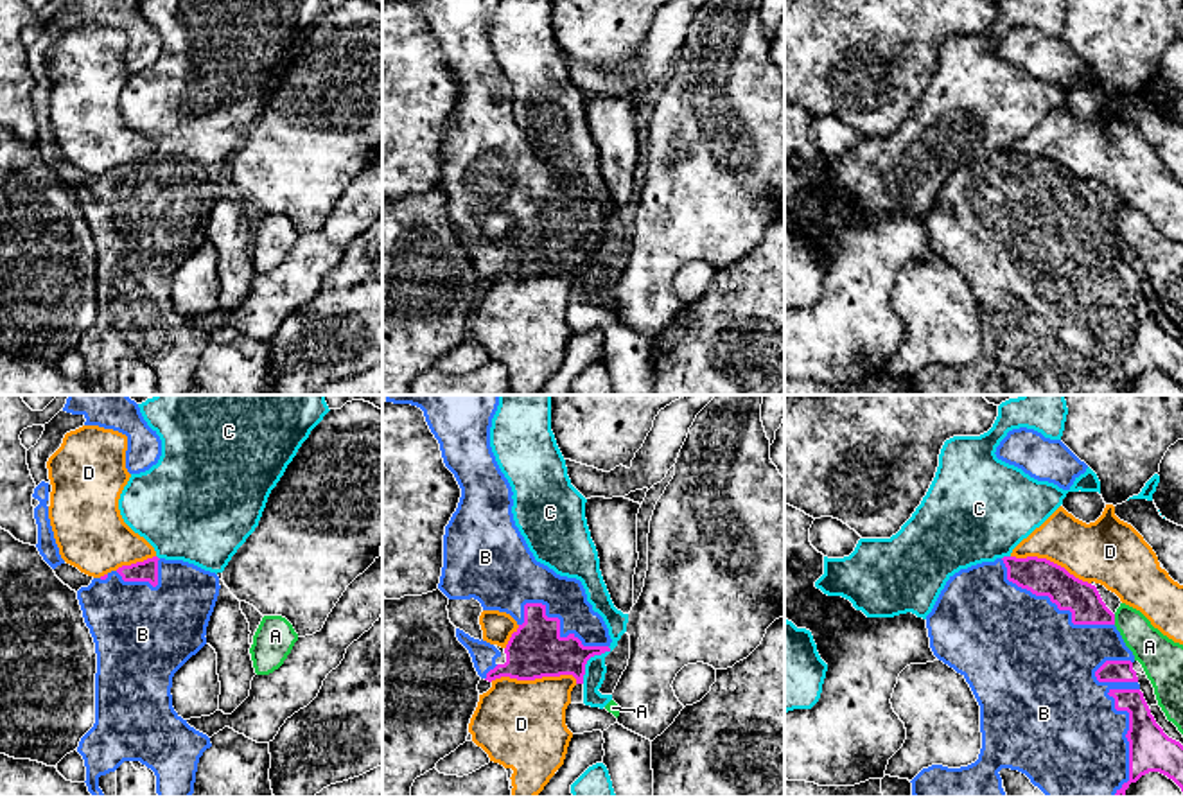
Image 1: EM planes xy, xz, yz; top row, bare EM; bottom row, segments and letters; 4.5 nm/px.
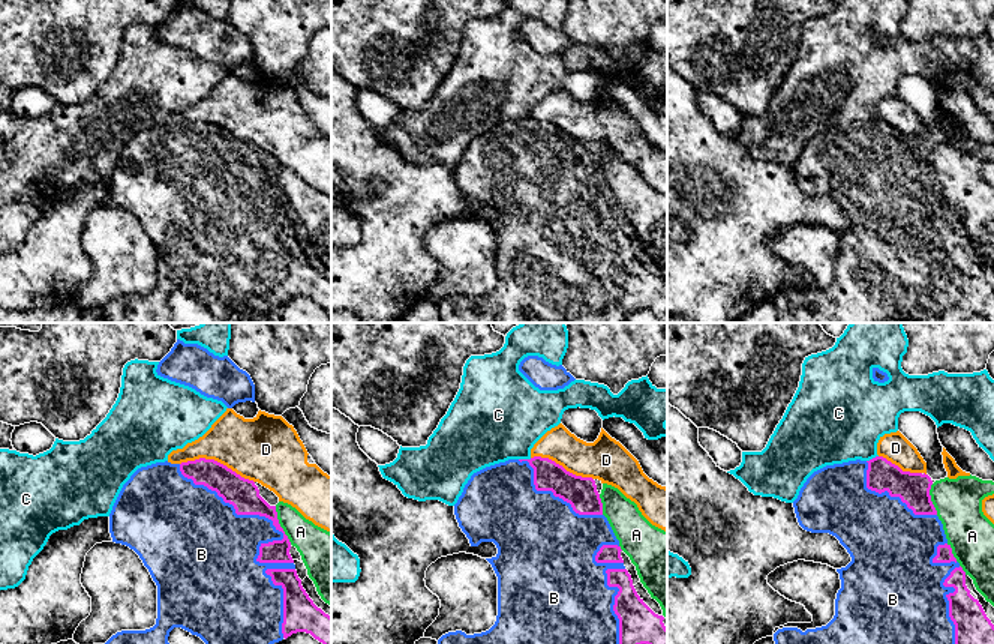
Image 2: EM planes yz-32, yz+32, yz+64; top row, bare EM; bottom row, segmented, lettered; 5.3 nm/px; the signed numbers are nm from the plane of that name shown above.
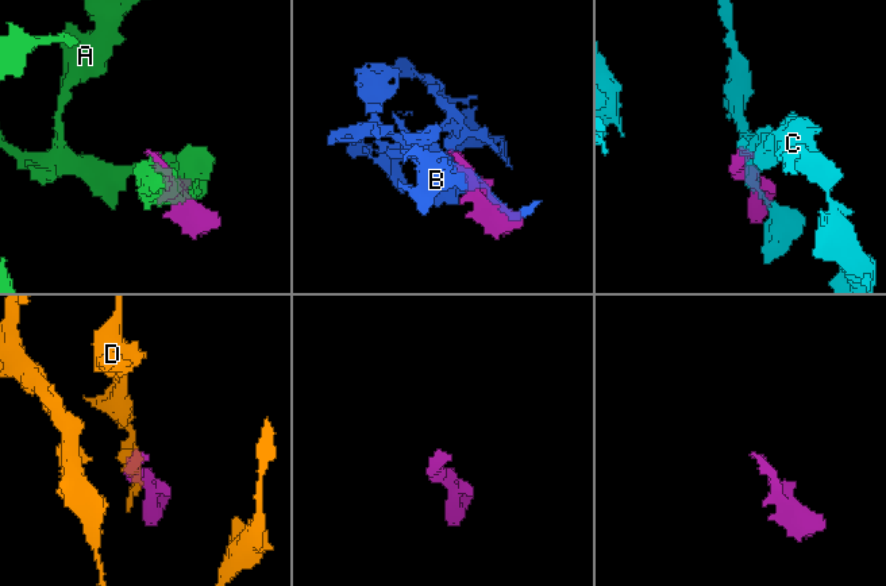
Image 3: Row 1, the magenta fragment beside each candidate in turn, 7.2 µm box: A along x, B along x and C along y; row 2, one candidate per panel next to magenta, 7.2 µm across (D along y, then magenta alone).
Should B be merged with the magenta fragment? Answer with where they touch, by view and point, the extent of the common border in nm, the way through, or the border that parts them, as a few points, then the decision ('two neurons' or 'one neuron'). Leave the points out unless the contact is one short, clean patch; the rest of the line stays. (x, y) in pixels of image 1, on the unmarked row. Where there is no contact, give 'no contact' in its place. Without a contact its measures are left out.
yz (1130, 324) | 500 nm | one neuron

